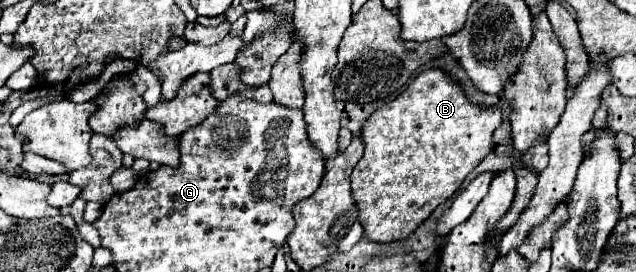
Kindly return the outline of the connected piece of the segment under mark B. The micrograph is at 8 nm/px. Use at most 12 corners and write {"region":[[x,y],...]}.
{"region":[[422,71],[360,129],[368,241],[406,239],[490,153],[500,107]]}

